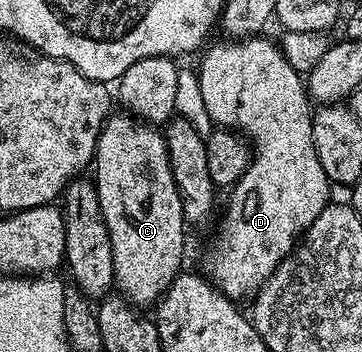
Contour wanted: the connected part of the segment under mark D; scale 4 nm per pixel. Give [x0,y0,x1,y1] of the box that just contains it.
[196,36,331,300]

